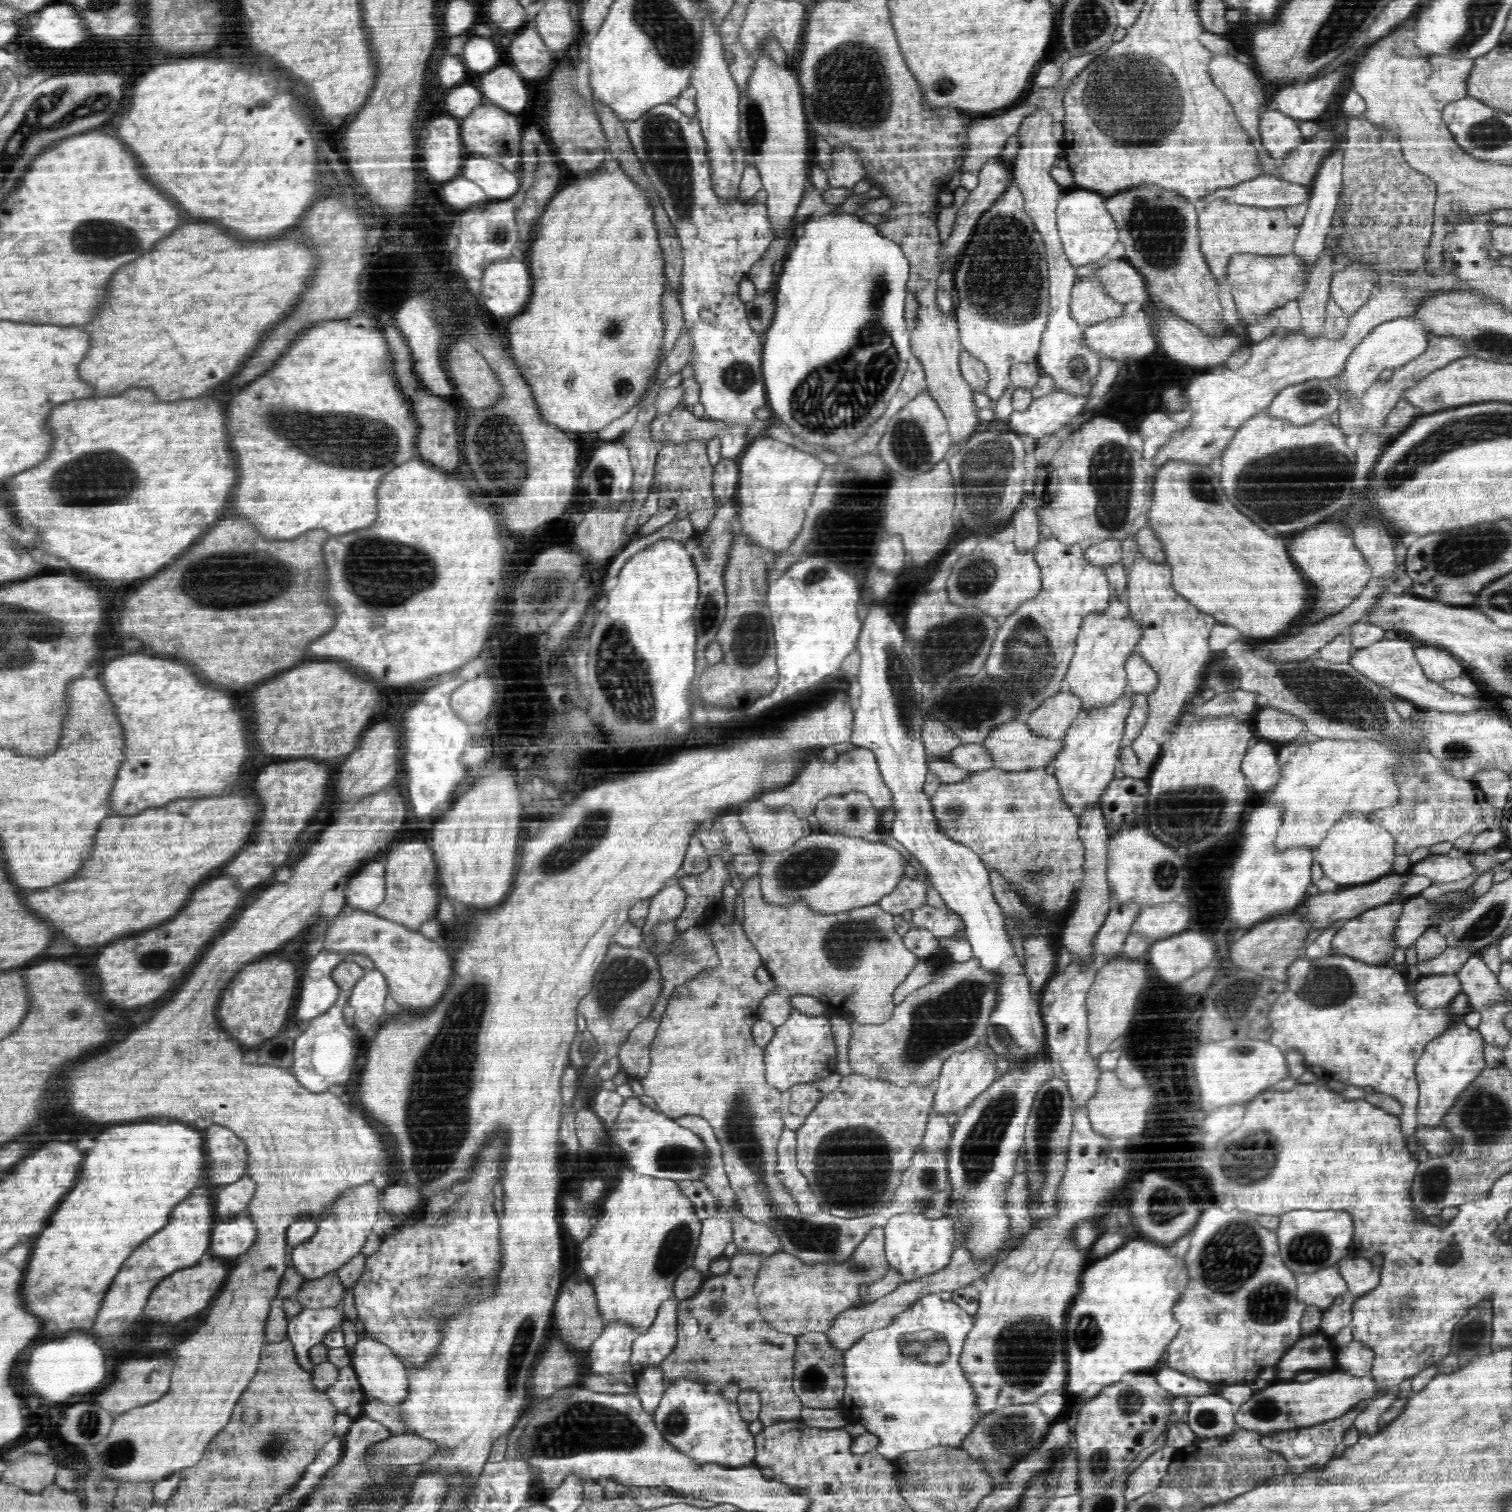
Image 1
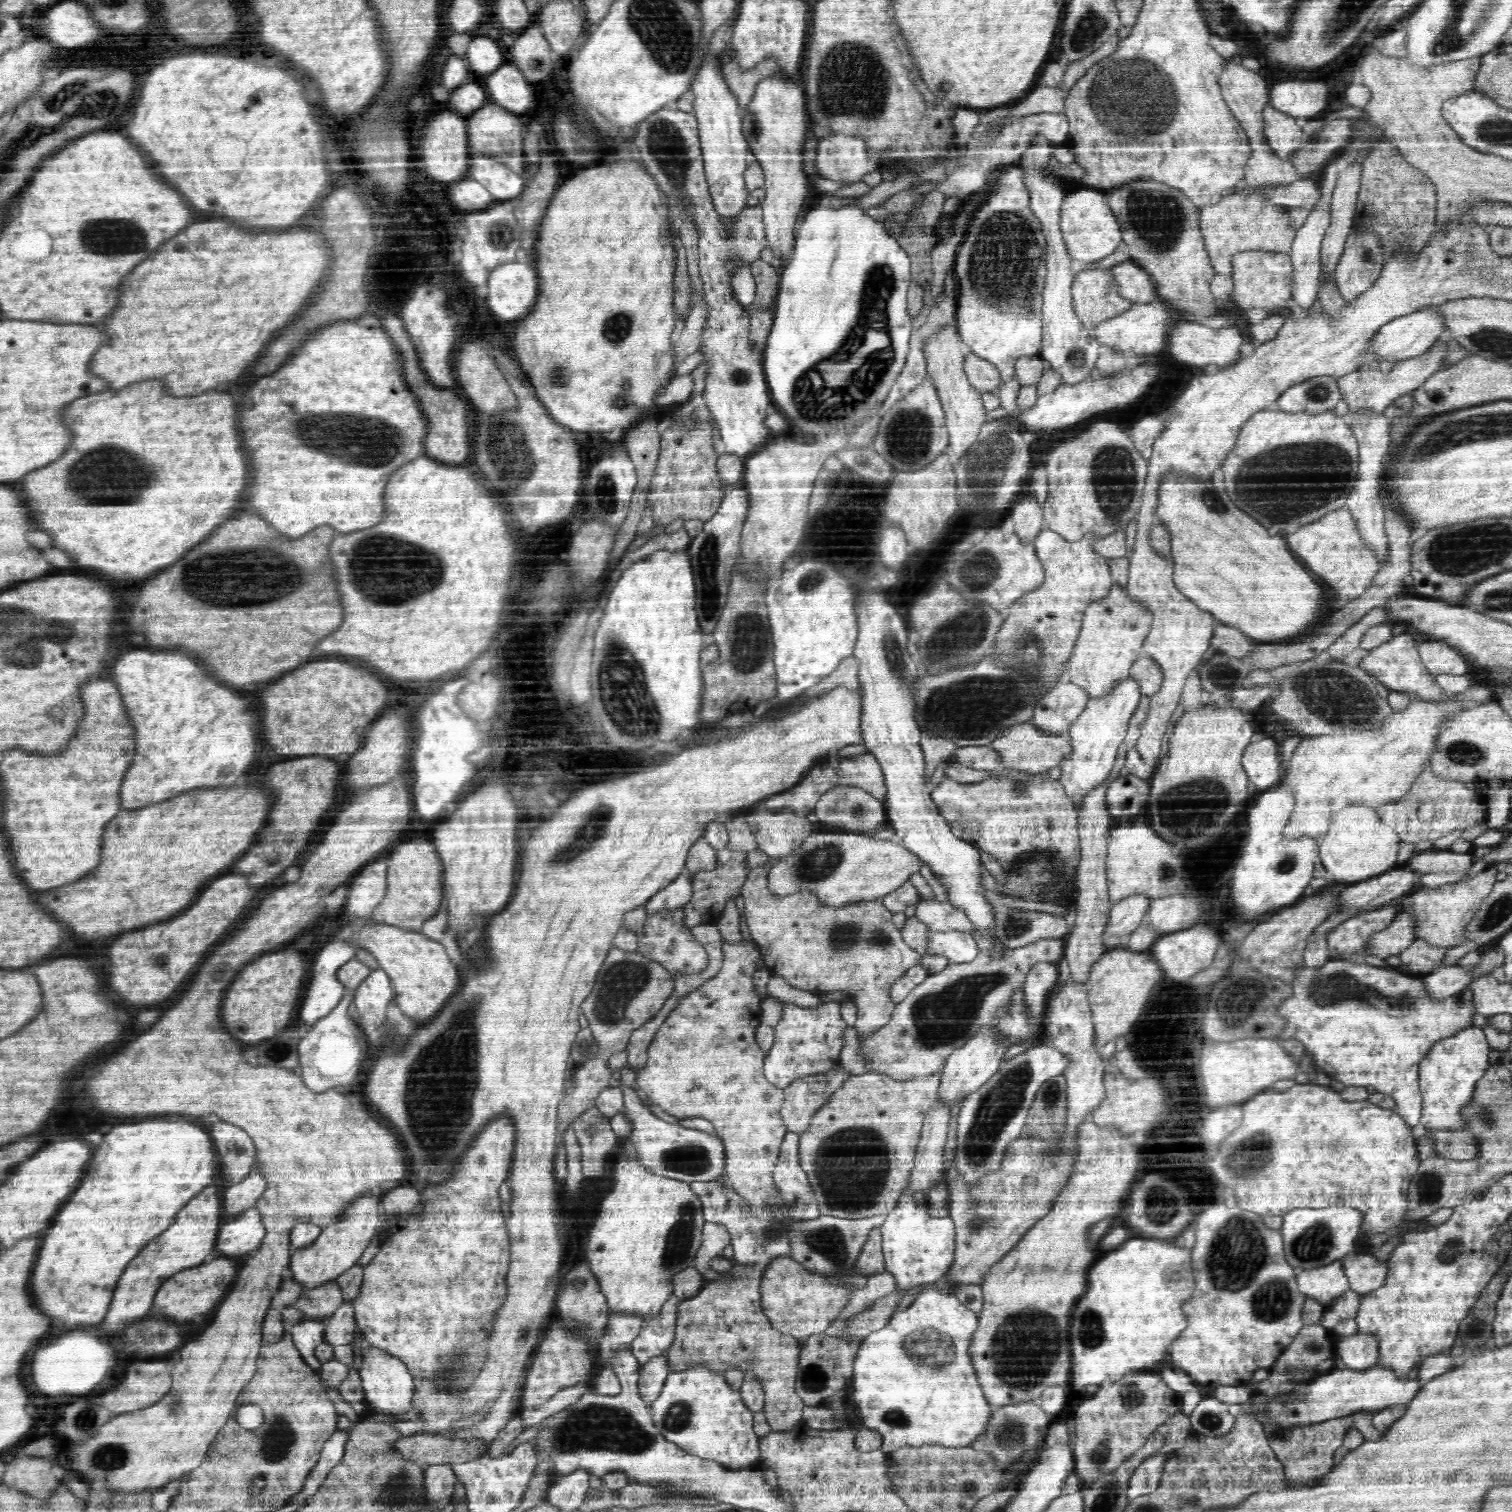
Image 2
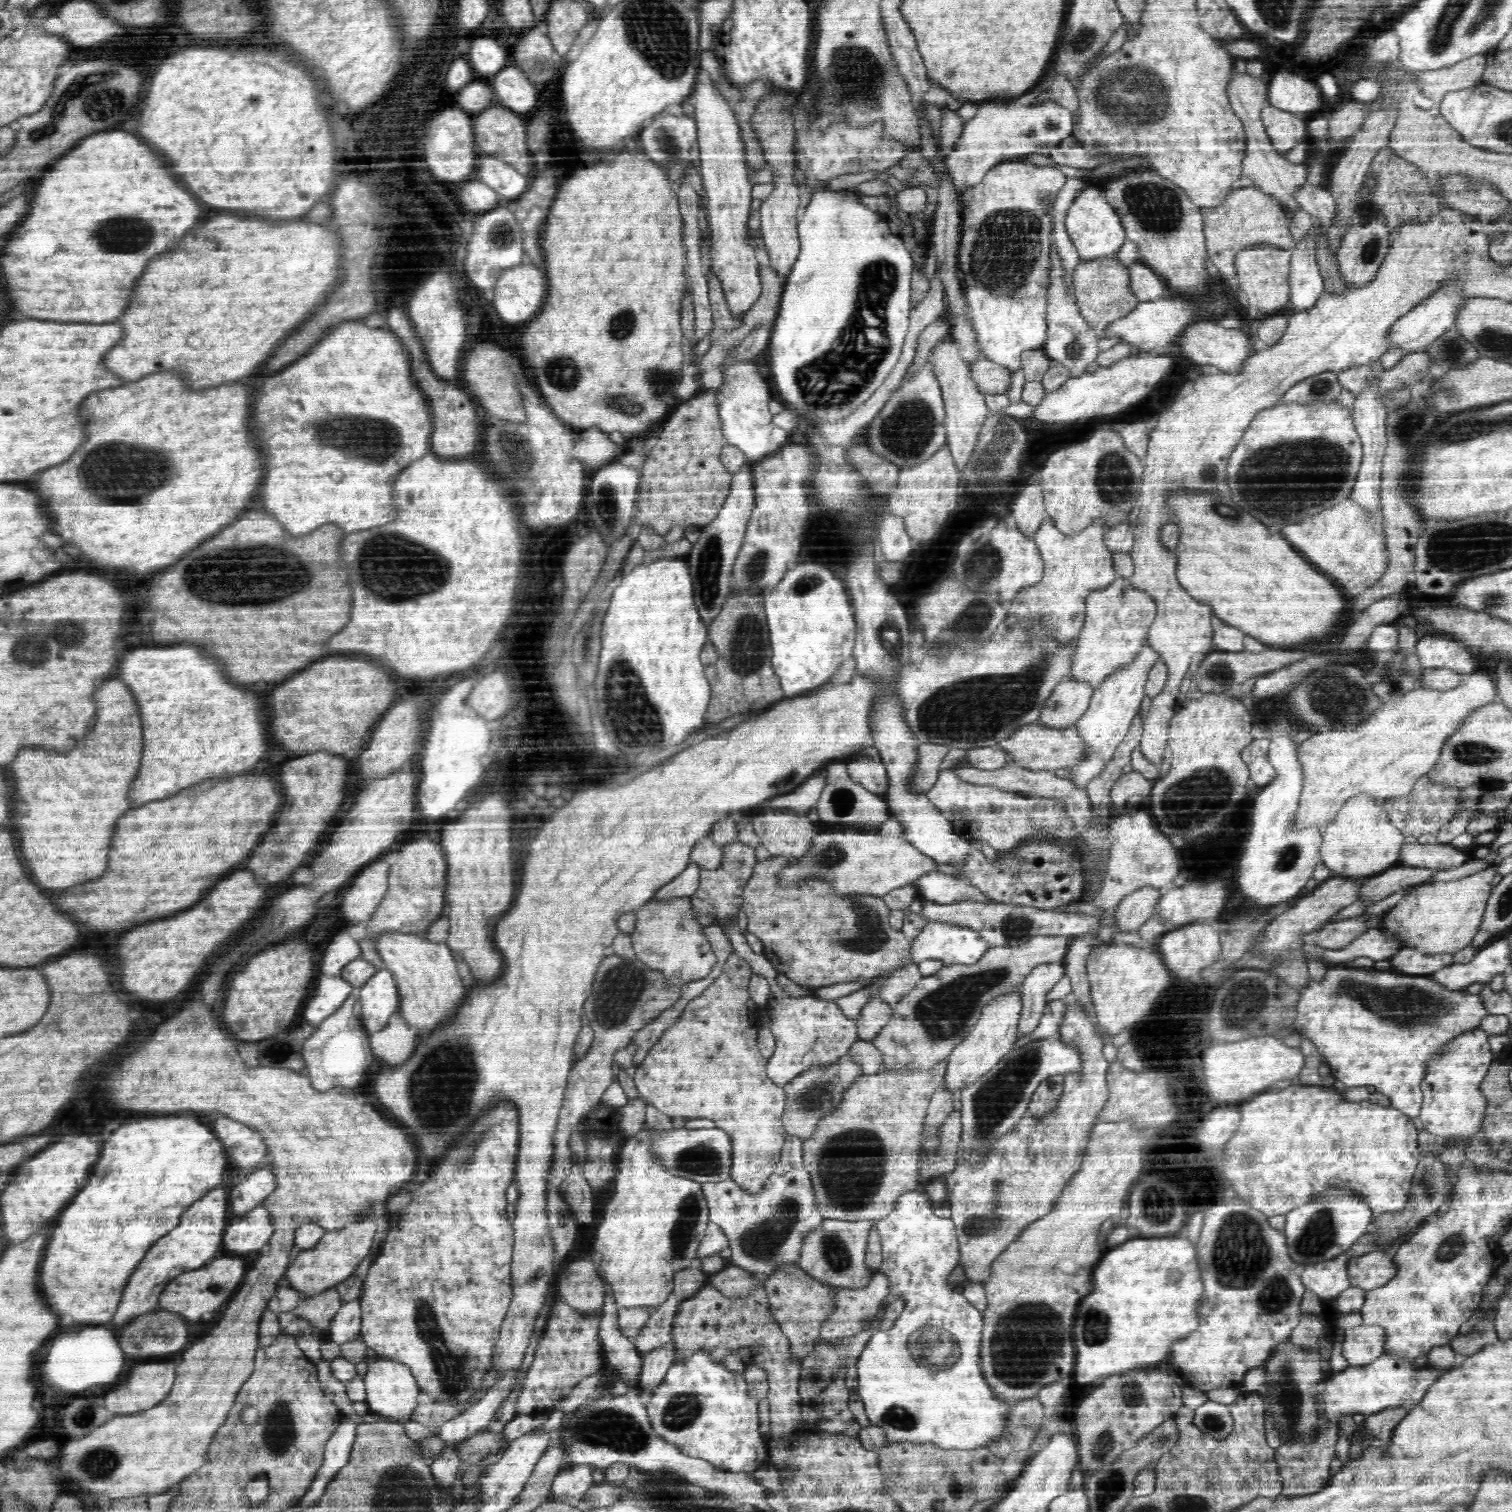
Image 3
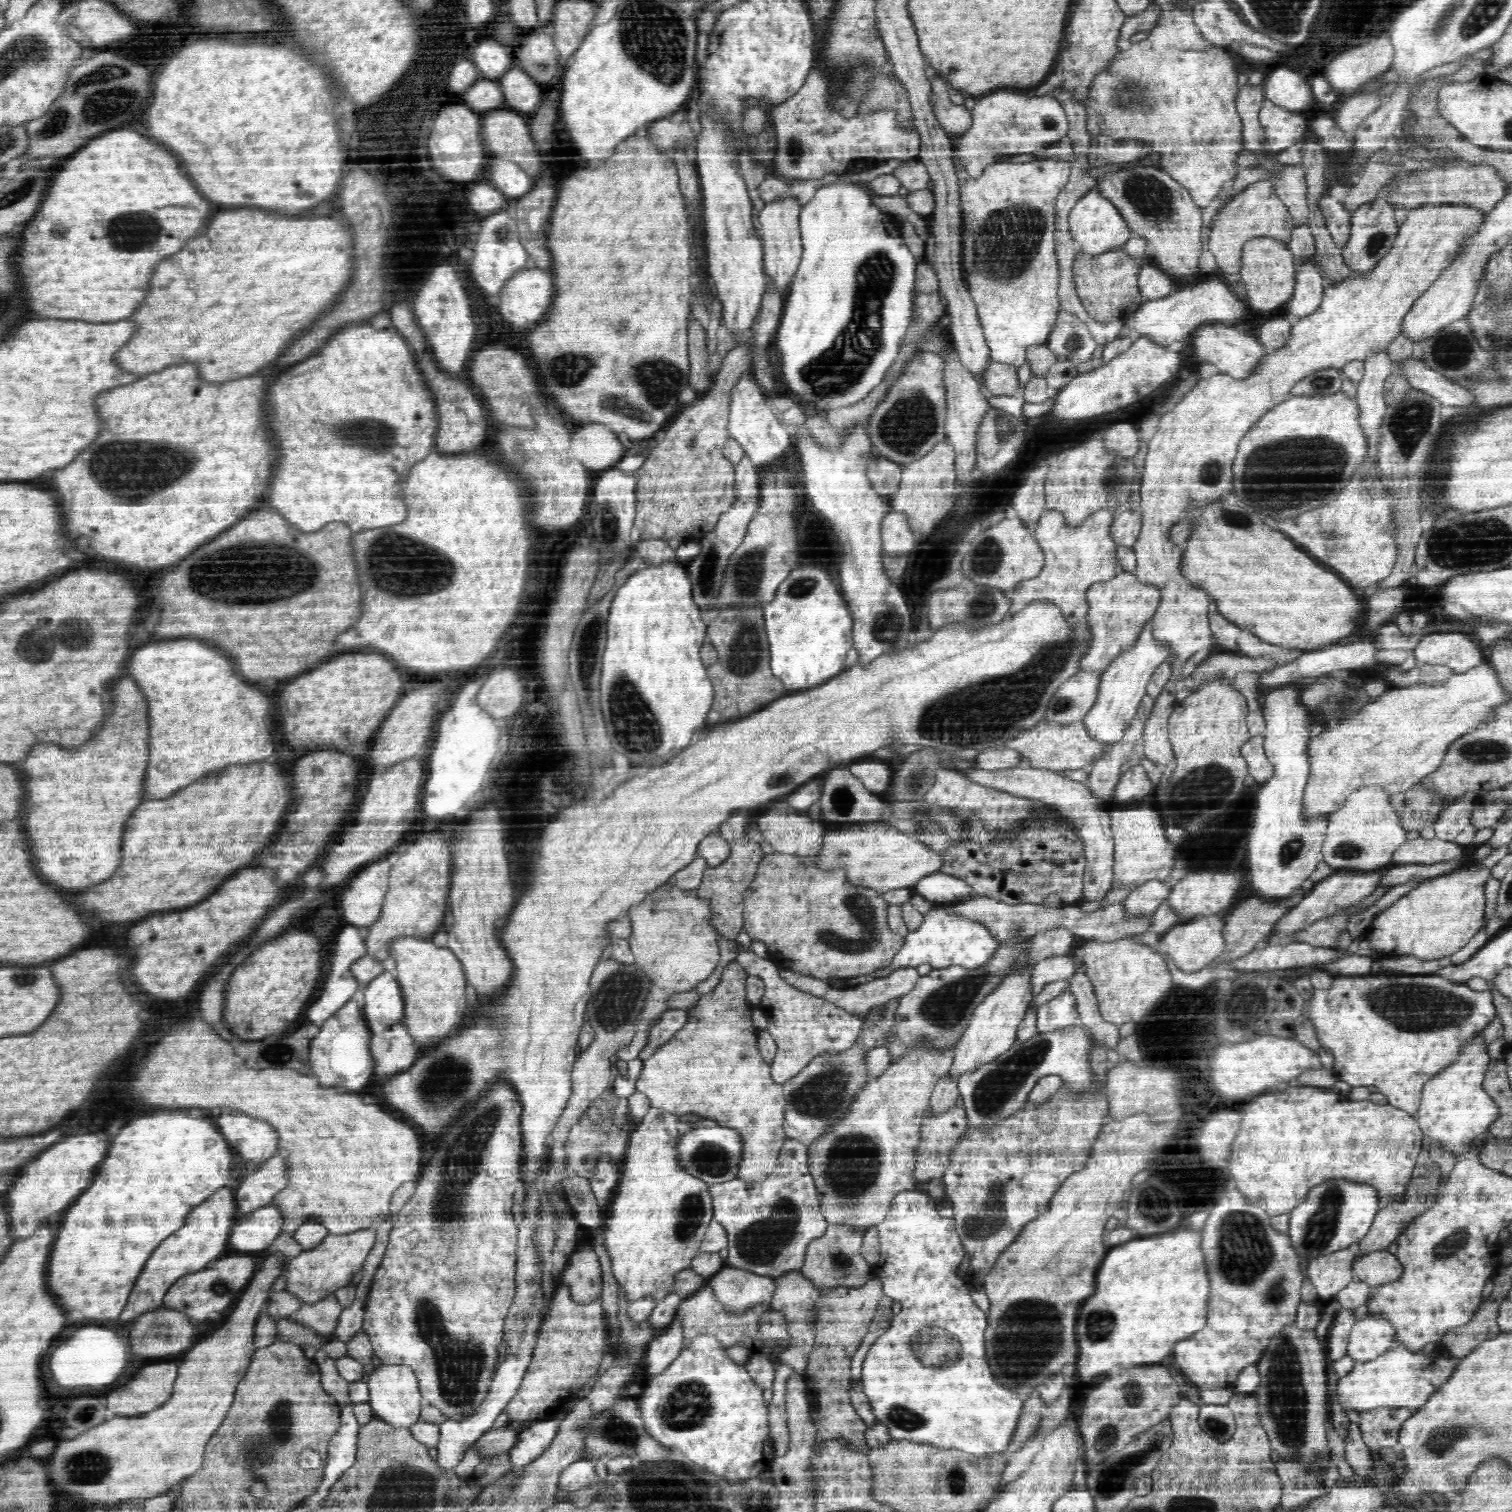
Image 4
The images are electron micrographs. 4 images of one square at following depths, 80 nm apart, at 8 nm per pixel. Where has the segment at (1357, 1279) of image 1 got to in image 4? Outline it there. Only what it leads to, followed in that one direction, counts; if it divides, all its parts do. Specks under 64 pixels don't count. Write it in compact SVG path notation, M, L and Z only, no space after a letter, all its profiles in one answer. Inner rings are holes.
M1390 1251L1367 1254L1353 1264L1353 1278L1365 1280L1371 1286L1397 1281L1403 1273L1403 1264Z

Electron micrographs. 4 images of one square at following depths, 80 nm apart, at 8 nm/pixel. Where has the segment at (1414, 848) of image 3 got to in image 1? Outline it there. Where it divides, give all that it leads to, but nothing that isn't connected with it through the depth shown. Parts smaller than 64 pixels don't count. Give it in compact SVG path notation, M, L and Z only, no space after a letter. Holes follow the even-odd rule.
M1470 853L1460 858L1450 858L1447 854L1429 854L1420 862L1412 864L1408 870L1410 876L1426 876L1438 883L1459 881L1468 877L1475 869Z

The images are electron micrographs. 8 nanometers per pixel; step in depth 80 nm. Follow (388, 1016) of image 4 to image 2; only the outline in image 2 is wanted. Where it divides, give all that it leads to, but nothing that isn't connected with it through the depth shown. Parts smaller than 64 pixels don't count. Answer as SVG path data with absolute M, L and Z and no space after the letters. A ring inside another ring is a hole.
M382 968L373 970L370 976L357 987L356 1023L366 1028L366 1034L374 1032L386 1022L388 1007L395 1002L396 994L392 979Z

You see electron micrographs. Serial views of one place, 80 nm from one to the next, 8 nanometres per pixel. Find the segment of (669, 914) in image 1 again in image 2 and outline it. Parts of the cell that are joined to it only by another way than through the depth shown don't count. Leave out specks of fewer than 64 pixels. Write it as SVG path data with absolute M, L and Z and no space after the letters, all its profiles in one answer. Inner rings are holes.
M685 870L672 883L662 888L645 905L647 912L656 912L657 909L676 908L677 905L685 905L693 896L694 873Z

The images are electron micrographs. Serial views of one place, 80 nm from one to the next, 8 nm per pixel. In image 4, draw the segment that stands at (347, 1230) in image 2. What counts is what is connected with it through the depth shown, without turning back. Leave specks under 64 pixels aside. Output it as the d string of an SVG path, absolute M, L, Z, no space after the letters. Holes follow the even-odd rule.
M376 1230L355 1232L354 1235L328 1235L312 1250L302 1251L297 1257L284 1261L285 1290L297 1302L308 1307L334 1296L334 1292L350 1285L354 1274L362 1270L366 1256L374 1248L375 1238Z

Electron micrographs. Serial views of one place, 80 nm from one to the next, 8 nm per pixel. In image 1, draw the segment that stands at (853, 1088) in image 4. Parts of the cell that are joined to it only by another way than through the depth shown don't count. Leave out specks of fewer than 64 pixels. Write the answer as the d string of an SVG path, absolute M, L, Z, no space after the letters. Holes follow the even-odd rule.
M834 1072L826 1078L812 1082L800 1082L783 1090L779 1111L785 1128L796 1132L802 1127L816 1105L827 1094L836 1090L842 1079L842 1074Z

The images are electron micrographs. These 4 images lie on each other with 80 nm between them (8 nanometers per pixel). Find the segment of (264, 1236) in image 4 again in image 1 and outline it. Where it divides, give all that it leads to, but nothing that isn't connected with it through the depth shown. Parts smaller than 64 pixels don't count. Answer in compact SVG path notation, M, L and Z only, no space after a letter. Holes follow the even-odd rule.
M249 1210L240 1211L233 1220L226 1224L215 1224L212 1235L211 1251L214 1256L244 1256L255 1244L259 1235Z

